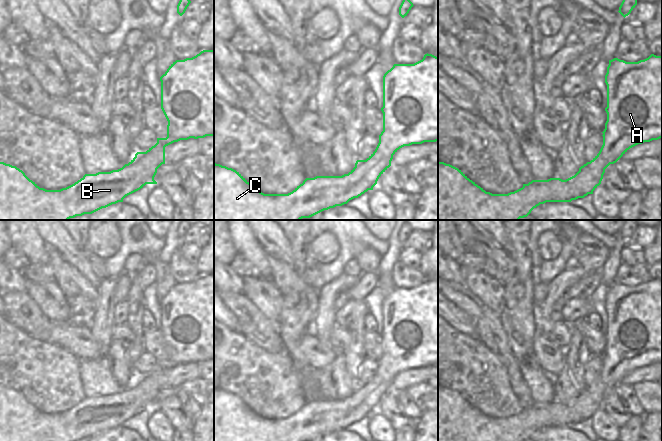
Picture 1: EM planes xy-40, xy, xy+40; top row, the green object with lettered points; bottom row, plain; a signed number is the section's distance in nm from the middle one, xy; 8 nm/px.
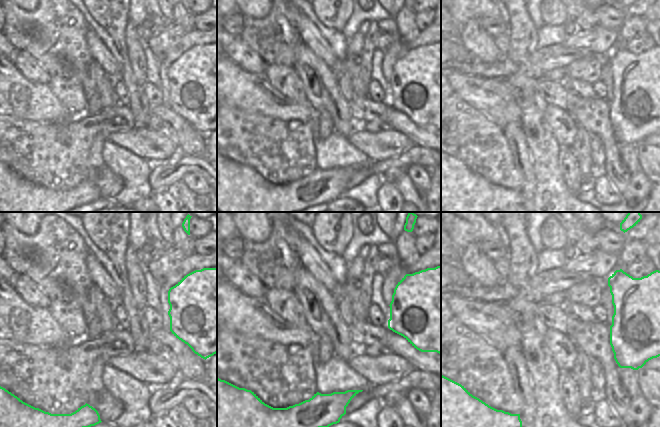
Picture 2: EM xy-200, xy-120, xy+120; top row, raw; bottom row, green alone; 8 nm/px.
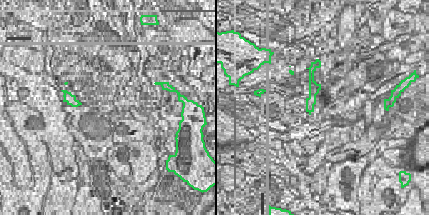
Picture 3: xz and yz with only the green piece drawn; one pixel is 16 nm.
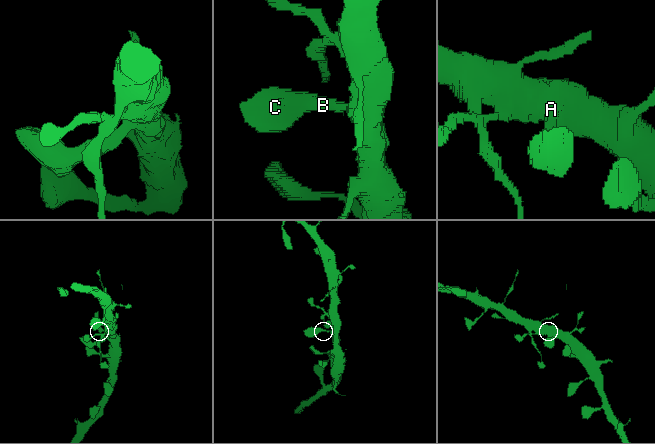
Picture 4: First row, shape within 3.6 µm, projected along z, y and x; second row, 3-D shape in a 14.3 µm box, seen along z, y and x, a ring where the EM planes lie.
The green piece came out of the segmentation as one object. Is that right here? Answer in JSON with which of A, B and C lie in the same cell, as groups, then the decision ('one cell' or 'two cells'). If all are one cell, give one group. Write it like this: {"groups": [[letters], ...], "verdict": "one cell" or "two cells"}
{"groups": [["A", "B", "C"]], "verdict": "one cell"}

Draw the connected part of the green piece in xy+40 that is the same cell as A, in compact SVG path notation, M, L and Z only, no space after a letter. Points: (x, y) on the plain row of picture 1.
M651 278L648 282L638 286L626 286L618 282L609 284L605 299L607 309L607 345L603 357L603 369L599 377L579 392L572 401L562 404L550 402L548 404L532 404L523 411L508 418L492 418L486 416L475 406L470 404L458 392L438 386L438 441L527 441L531 435L546 426L571 426L584 422L601 408L605 393L616 387L630 372L662 362L662 280Z

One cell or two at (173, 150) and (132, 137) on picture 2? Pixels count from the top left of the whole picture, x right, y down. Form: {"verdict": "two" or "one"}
{"verdict": "one"}

